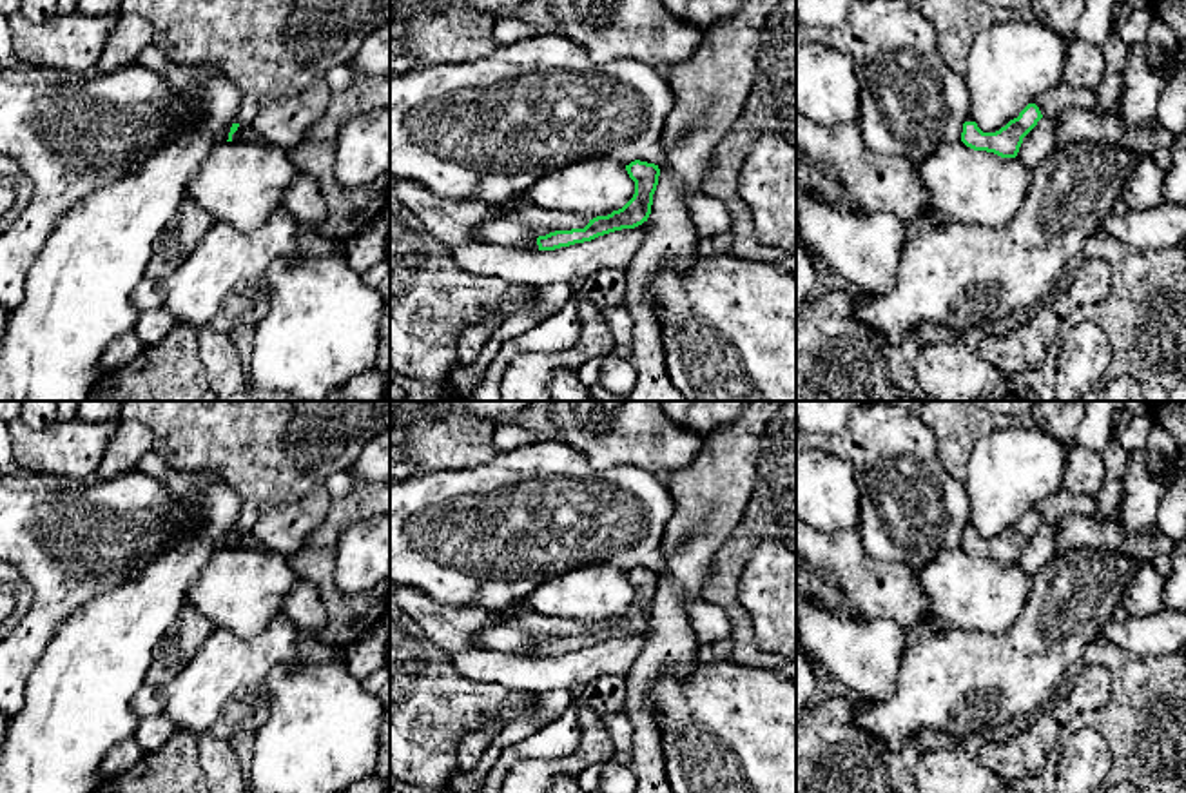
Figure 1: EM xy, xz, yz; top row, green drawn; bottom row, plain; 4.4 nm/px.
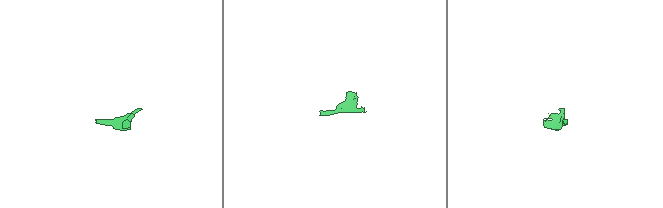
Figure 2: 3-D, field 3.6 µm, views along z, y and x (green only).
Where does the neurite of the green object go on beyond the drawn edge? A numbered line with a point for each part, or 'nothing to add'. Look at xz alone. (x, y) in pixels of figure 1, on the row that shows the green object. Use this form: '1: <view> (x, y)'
1: xz (512, 229)

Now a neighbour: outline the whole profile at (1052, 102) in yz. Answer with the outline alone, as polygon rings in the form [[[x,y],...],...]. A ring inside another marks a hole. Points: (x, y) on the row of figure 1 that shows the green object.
[[[1061,82],[1041,93],[1034,103],[1045,118],[1057,118],[1070,109],[1094,109],[1097,103],[1097,89],[1072,87]]]

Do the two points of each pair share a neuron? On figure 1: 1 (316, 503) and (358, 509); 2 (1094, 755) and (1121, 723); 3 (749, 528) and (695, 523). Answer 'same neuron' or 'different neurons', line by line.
1: different neurons
2: different neurons
3: different neurons

